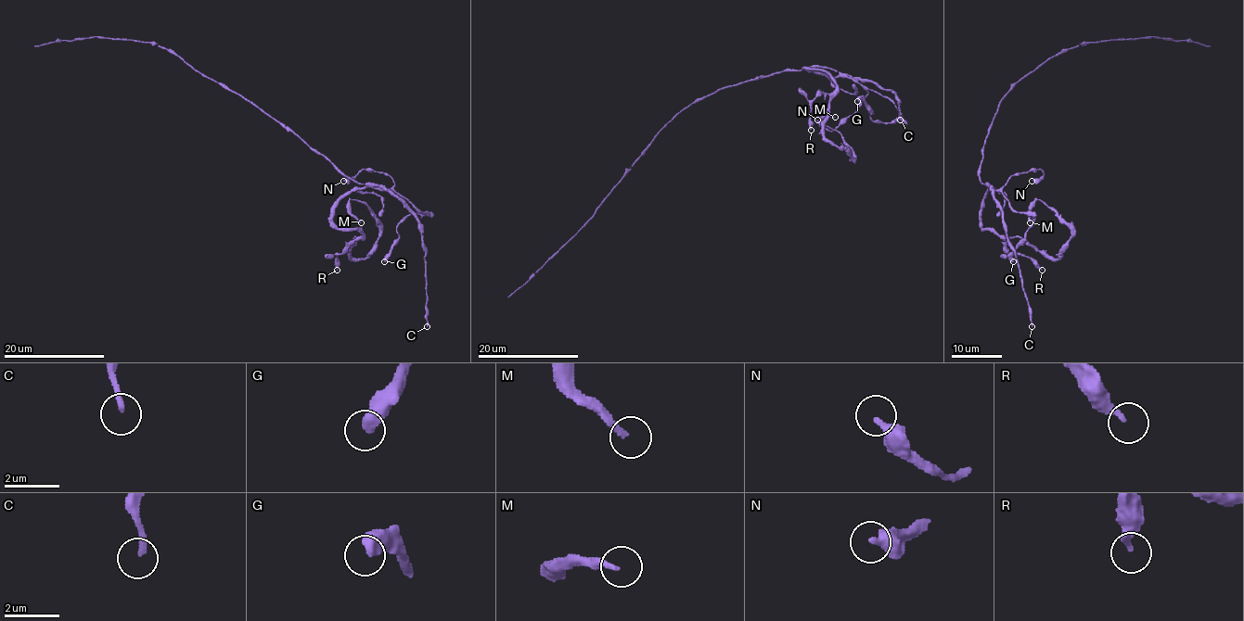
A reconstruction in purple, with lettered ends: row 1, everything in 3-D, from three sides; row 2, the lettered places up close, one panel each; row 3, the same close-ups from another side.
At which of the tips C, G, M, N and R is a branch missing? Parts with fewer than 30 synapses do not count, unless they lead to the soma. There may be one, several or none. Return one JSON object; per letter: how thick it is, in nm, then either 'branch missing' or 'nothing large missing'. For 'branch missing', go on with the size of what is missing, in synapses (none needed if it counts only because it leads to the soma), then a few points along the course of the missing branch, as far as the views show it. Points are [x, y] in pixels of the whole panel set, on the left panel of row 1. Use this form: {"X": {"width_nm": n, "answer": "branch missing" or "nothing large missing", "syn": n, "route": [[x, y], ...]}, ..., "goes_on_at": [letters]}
{"C": {"width_nm": 200, "answer": "nothing large missing"}, "G": {"width_nm": 550, "answer": "nothing large missing"}, "M": {"width_nm": 190, "answer": "nothing large missing"}, "N": {"width_nm": 340, "answer": "nothing large missing"}, "R": {"width_nm": 240, "answer": "nothing large missing"}, "goes_on_at": []}

